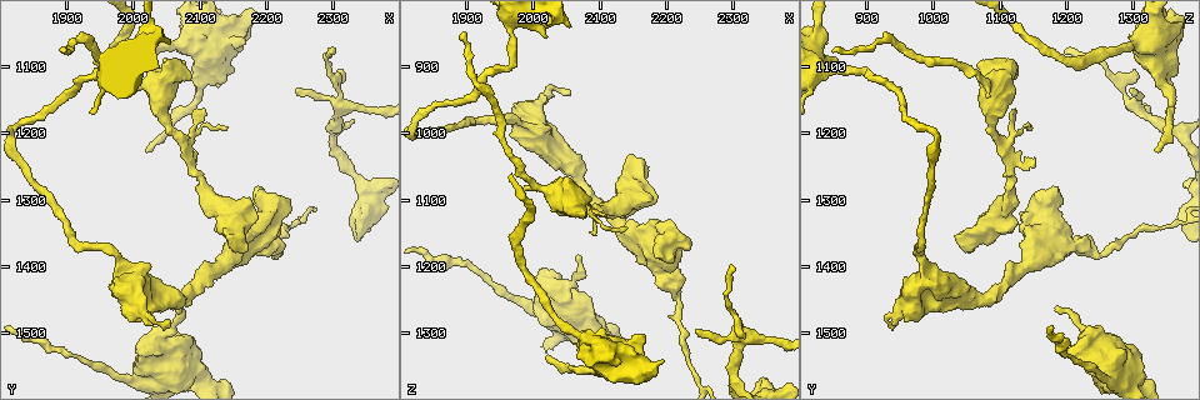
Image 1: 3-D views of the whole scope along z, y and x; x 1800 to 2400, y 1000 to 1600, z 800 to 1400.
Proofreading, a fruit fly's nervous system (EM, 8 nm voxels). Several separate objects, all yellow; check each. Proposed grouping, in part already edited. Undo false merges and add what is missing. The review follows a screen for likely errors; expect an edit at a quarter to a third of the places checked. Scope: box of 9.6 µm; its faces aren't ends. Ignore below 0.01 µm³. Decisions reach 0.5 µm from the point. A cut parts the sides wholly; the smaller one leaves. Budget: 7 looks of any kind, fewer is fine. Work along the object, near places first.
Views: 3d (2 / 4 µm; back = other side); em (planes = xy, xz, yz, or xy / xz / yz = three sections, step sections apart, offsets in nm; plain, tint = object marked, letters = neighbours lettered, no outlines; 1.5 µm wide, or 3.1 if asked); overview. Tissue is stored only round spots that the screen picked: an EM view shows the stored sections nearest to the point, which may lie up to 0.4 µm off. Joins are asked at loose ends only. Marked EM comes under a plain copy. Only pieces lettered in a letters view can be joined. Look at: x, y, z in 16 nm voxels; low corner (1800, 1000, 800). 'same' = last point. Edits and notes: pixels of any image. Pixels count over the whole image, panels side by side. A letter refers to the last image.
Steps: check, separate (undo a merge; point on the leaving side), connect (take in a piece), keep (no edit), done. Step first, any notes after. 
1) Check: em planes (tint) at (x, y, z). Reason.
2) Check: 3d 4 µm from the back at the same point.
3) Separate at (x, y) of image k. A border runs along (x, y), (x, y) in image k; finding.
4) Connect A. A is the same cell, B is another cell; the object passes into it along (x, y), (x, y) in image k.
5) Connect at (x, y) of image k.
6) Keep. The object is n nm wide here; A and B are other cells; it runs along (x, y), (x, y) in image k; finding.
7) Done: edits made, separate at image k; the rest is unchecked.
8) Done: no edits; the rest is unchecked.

Check: 3d 2 µm at (1990, 1570, 1265). Calibre changes.

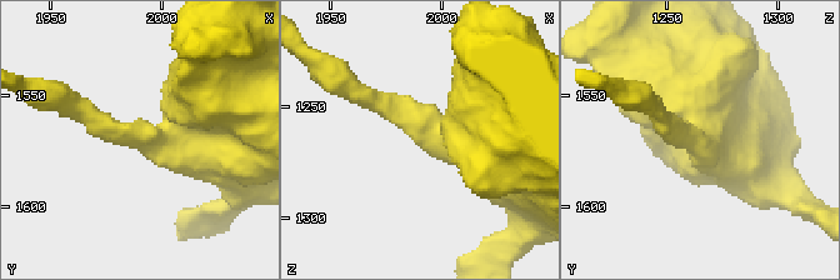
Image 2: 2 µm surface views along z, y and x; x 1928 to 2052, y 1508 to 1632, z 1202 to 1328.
Check: em yz step 8 (tint) at (1990, 1568, 1261). The arms are 180, 700 nm wide.

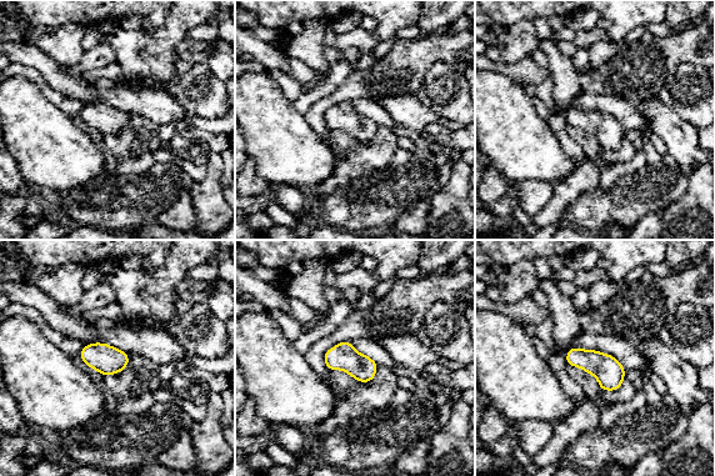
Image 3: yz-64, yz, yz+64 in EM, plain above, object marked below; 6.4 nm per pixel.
Check: em planes (letters) at the same point. Another direction.

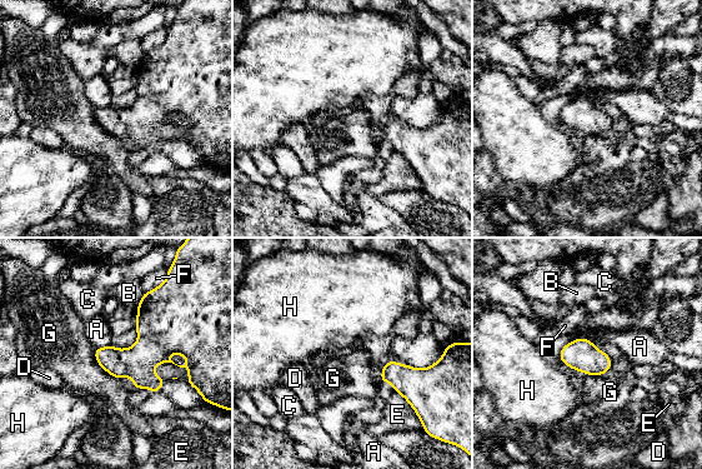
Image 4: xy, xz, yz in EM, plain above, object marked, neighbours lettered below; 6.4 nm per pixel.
Keep. A, B, C, D, E, F, G and H are other cells; a border runs along (110, 343), (103, 348), (95, 348) in image 4; one neuron here.

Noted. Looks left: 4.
Check: 3d 4 µm at (2070, 1465, 1180). Tapers out.

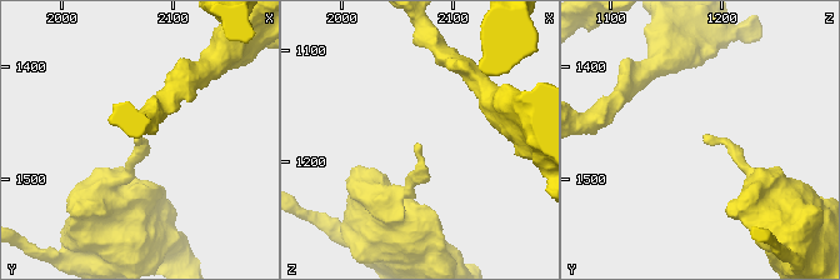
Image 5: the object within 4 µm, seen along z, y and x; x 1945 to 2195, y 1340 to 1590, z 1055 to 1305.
Check: em 3.1 µm xy step 8 (letters) at (2068, 1462, 1184).

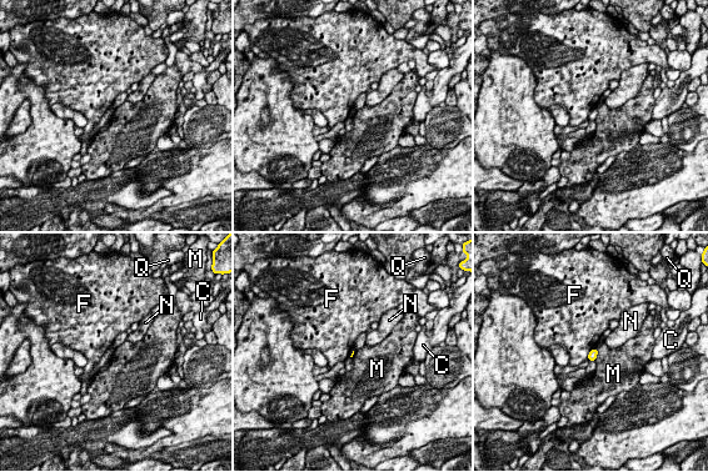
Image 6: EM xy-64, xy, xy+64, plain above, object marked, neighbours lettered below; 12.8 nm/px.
Check: em 3.1 µm planes (letters) at the same point. Cut it another way.

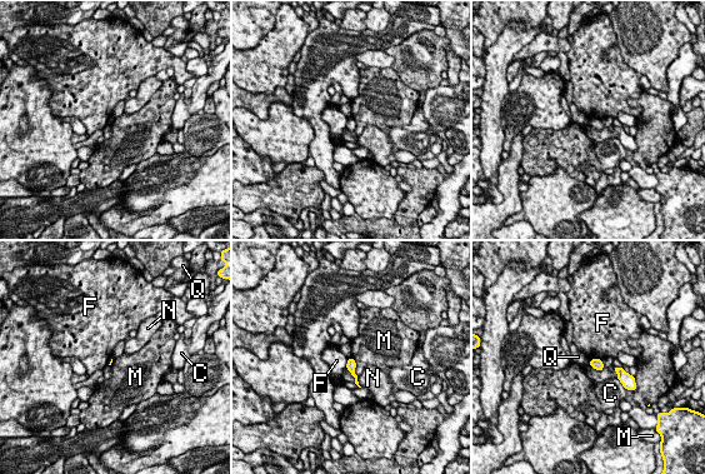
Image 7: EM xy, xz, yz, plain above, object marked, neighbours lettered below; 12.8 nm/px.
Keep. C, F, M, N and Q are other cells; a border runs along (601, 359), (590, 360) in image 7; none of them fits.

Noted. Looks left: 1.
Check: em planes (letters) at (1900, 1070, 850). An open end.

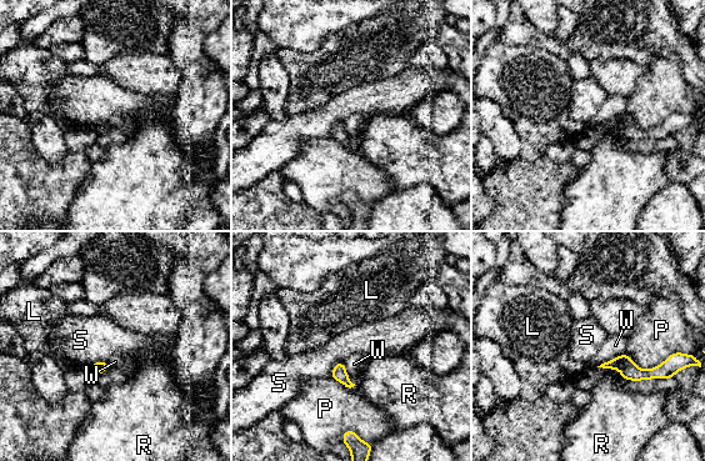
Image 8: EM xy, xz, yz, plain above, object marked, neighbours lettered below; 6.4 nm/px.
Keep. The object is 70 nm wide here; L, P, R, S and W are other cells; a border runs along (343, 360), (334, 366), (329, 376) in image 8; no lettered piece goes on from it.

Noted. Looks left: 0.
Done: no edits; the rest is unchecked.

